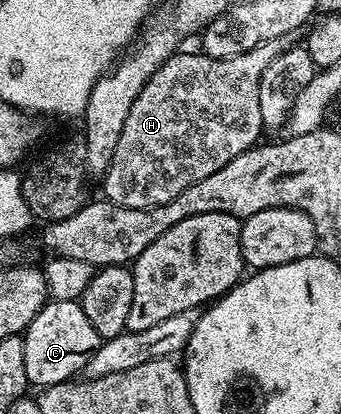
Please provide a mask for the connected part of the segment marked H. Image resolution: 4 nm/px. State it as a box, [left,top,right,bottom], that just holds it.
[101,35,292,210]

